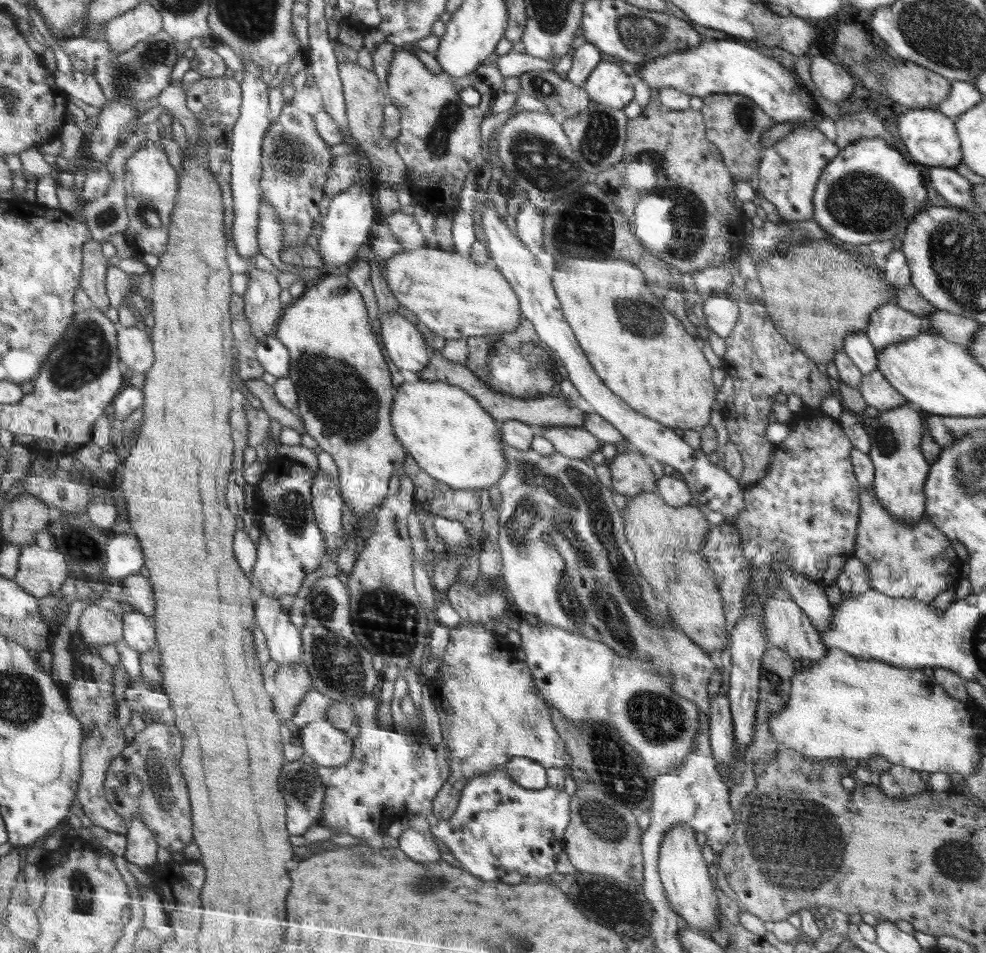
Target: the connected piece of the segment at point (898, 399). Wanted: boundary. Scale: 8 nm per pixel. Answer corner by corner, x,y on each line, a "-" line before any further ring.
878,369
868,372
868,374
862,374
862,382
860,382
858,390
866,404
879,411
910,403
908,398
897,391

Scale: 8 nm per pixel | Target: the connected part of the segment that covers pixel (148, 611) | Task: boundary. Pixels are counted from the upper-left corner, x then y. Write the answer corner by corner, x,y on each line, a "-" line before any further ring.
139,573
128,576
122,582
122,587
125,602
134,607
137,612
156,620
155,584
152,583
150,577
146,578

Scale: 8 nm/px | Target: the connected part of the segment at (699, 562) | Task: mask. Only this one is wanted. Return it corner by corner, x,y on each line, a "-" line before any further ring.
640,492
624,506
628,521
628,542
636,550
636,562
644,570
644,578
656,586
655,598
666,604
680,630
714,656
724,654
730,646
727,612
720,597
715,572
701,554
706,534
712,530
712,518
704,514
704,505
675,507
660,498
657,492

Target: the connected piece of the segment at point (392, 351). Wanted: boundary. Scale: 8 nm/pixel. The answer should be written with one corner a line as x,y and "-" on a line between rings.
378,312
378,314
382,342
396,368
414,374
424,370
430,362
430,356
422,340
422,333
418,332
410,321
406,322
398,312
396,314

